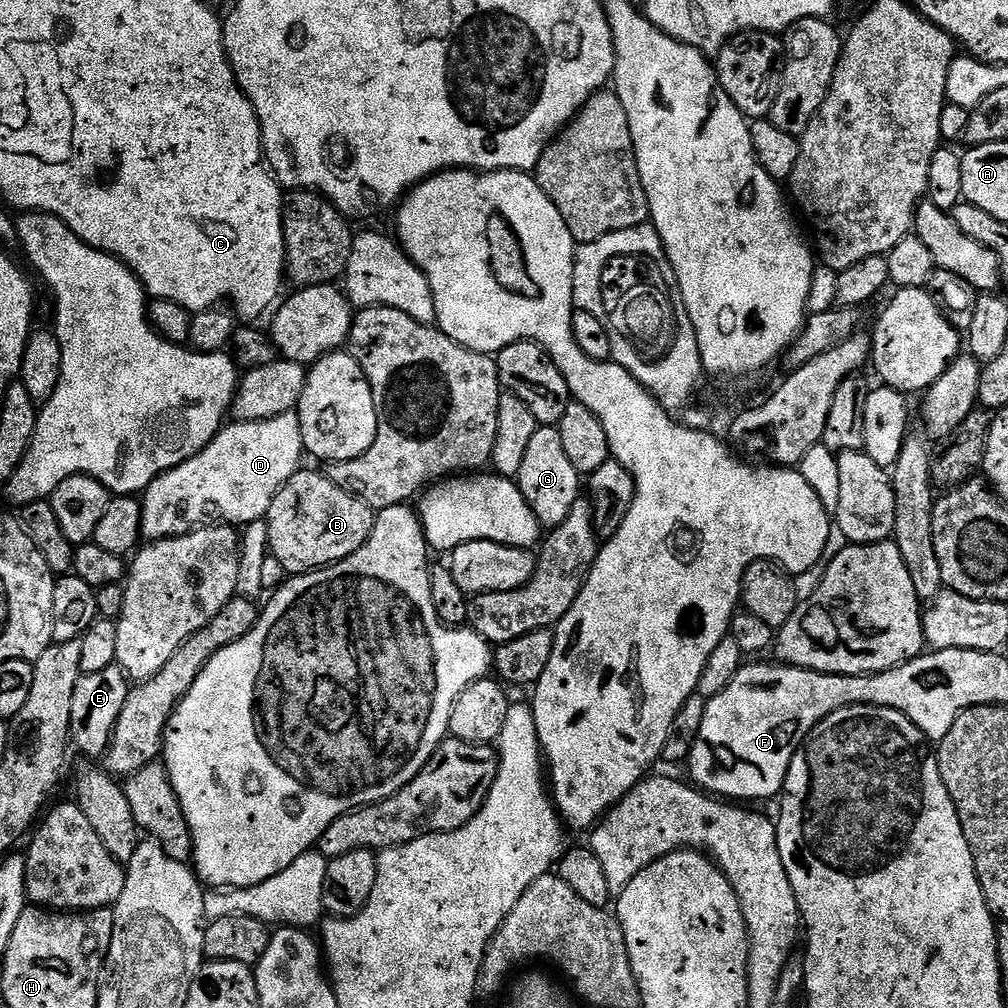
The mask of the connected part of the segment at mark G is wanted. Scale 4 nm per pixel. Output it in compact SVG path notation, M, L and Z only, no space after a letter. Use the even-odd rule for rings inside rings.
M537 427L534 438L530 438L530 446L526 450L526 458L522 461L522 470L518 477L520 492L526 498L530 510L538 518L545 529L557 528L570 514L570 506L582 496L582 477L570 463L566 450L562 447L562 434L559 427Z

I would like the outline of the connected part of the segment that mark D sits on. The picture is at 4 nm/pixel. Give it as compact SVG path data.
M295 411L287 412L281 416L275 416L269 420L242 420L229 423L227 426L221 428L220 433L218 433L203 450L198 454L194 454L194 458L190 458L186 462L174 466L169 472L163 472L163 474L142 493L142 503L140 505L142 524L140 531L143 539L151 542L153 540L169 540L172 536L187 536L192 529L207 525L209 522L219 522L224 526L247 526L253 524L256 520L264 520L268 515L270 506L274 502L274 498L278 494L280 487L286 483L295 472L301 471L302 464L300 464L300 459L305 459L305 456L304 443L302 442L302 426L300 425L299 415L297 415Z

